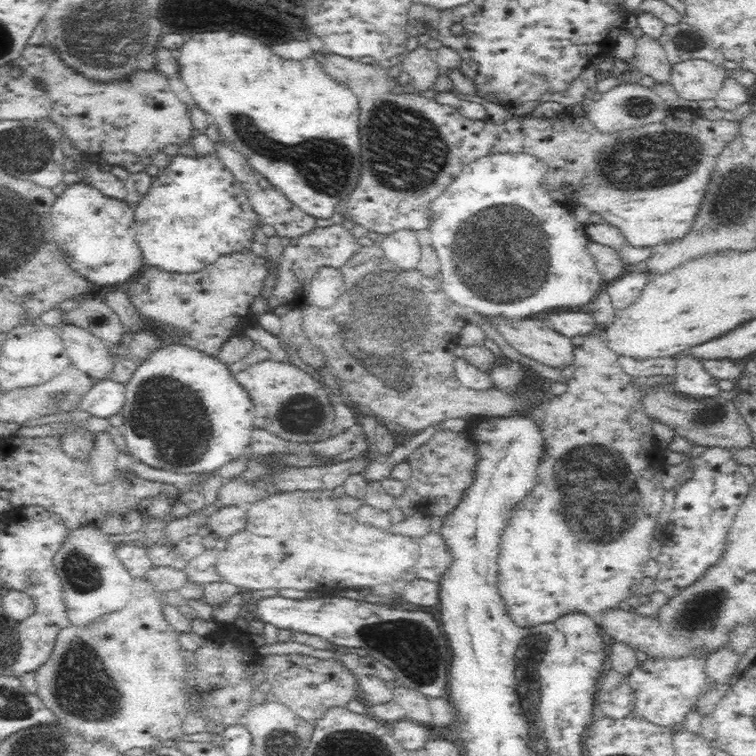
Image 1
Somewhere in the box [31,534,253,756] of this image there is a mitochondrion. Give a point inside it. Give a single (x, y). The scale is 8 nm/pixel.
(79, 688)

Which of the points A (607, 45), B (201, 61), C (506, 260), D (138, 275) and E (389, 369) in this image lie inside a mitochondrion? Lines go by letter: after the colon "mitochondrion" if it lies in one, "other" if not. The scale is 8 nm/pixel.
A: other
B: other
C: mitochondrion
D: other
E: mitochondrion

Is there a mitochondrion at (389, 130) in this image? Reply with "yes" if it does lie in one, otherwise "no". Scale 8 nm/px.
yes

